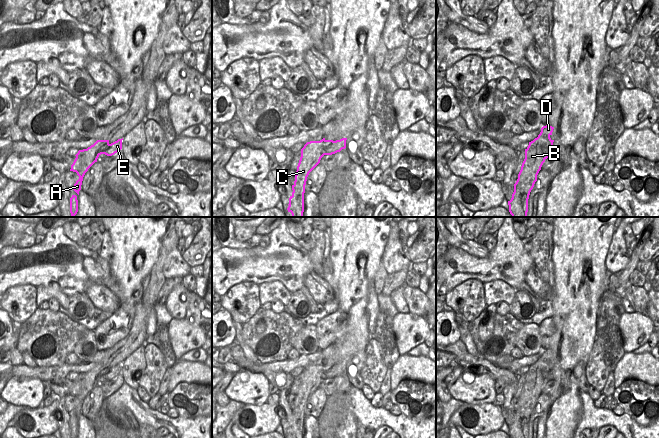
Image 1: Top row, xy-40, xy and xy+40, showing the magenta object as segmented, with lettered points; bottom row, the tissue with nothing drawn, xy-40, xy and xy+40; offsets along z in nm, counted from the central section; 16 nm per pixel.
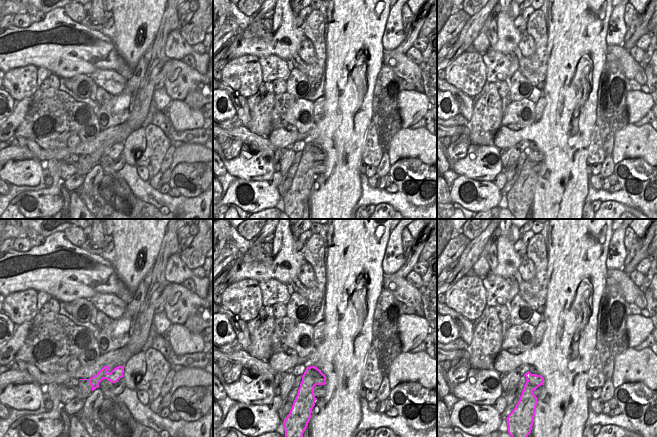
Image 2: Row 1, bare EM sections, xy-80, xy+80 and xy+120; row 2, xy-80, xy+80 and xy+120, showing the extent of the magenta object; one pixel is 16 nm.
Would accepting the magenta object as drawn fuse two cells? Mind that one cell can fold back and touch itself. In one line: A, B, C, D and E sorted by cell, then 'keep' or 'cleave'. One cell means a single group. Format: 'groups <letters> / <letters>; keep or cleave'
groups A B C / D E; cleave

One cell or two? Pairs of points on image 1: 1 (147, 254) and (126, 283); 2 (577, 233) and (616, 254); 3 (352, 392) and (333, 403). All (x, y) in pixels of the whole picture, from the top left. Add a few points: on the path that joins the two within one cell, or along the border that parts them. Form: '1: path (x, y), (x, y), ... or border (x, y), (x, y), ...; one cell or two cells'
1: path (147, 262), (134, 276); one cell
2: border (615, 228), (605, 260), (606, 270); two cells
3: border (337, 392), (343, 396), (340, 405); two cells

